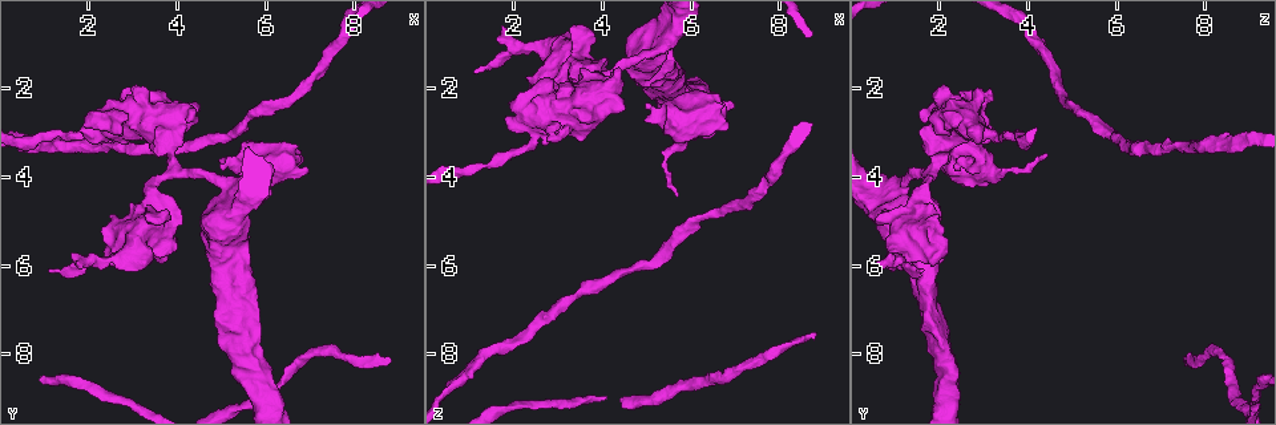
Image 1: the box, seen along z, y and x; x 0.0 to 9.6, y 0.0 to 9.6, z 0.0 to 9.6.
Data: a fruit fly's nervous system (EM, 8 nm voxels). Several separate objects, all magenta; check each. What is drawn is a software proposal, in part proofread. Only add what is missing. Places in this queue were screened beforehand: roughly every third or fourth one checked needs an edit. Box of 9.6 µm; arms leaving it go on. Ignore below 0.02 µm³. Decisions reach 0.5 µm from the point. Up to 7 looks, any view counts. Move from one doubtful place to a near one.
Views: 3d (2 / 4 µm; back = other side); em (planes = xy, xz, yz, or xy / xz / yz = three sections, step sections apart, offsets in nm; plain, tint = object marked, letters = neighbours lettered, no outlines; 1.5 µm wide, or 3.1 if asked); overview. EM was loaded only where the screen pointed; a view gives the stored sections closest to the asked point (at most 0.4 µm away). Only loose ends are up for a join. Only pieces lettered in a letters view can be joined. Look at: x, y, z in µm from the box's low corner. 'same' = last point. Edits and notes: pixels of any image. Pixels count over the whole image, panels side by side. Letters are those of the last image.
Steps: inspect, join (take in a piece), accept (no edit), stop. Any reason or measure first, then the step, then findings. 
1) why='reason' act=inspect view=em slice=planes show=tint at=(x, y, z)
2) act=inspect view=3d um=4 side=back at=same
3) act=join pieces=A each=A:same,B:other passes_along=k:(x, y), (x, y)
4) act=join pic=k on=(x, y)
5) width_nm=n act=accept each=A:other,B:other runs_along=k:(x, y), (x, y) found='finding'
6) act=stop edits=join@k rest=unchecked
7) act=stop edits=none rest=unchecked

act=inspect view=em slice=planes show=letters at=(1.75, 5.90, 0.65)

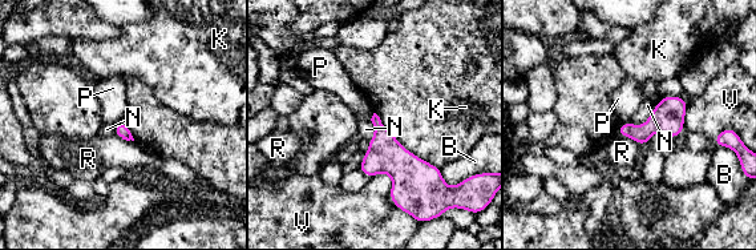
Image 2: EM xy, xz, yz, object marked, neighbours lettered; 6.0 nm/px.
act=accept each=B:other,K:other,N:other,P:other,R:other,V:other border=2:(657, 105), (642, 124), (630, 121) found='no lettered piece goes on from it'

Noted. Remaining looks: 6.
why='an open end' act=inspect view=3d um=4 side=back at=(6.90, 3.70, 2.30)

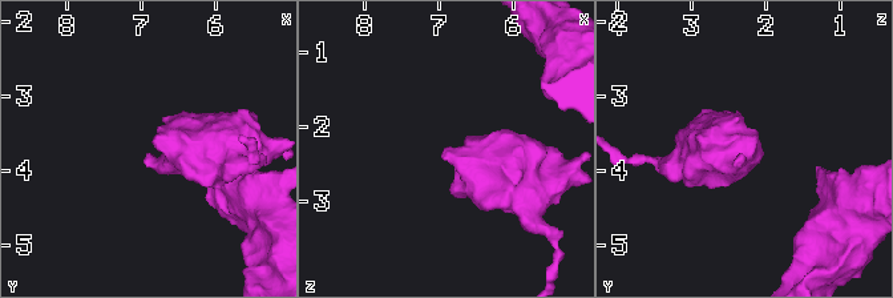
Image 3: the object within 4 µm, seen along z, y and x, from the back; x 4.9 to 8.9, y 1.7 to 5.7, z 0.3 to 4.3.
act=inspect view=em slice=planes show=letters at=(6.95, 3.75, 2.35)

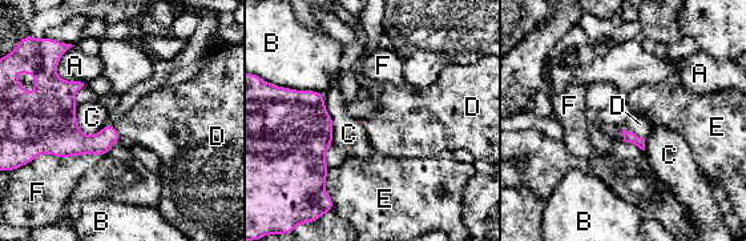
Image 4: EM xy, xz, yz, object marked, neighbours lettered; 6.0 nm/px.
act=join pieces=D each=A:other,B:other,C:other,D:same,E:other,F:other passes_along=4:(630, 137), (632, 132), (640, 124) found='it goes on there'

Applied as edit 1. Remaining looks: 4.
act=inspect view=overview

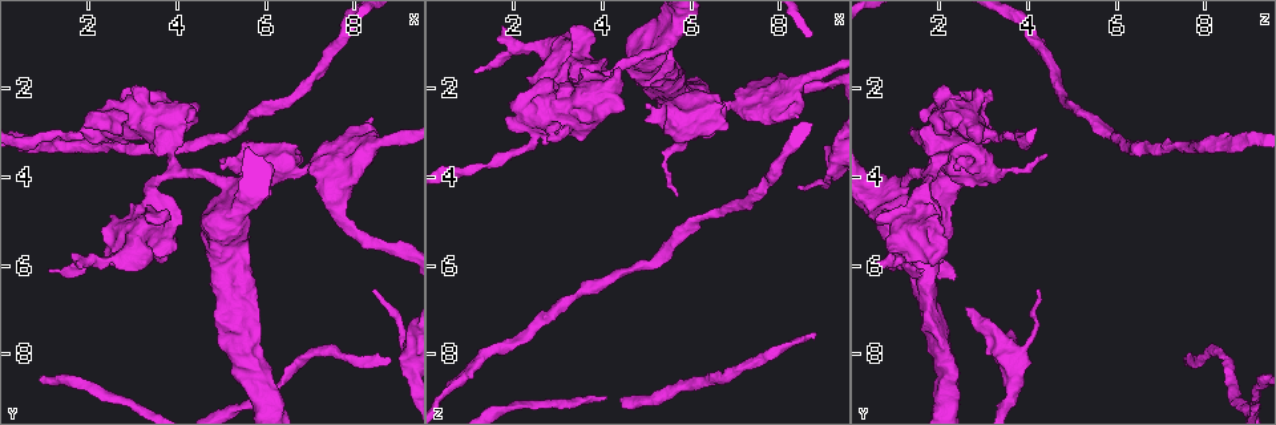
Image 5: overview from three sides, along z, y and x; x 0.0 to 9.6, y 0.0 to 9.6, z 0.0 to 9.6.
why='thin end' act=inspect view=3d um=4 side=back at=(8.85, 8.10, 7.55)

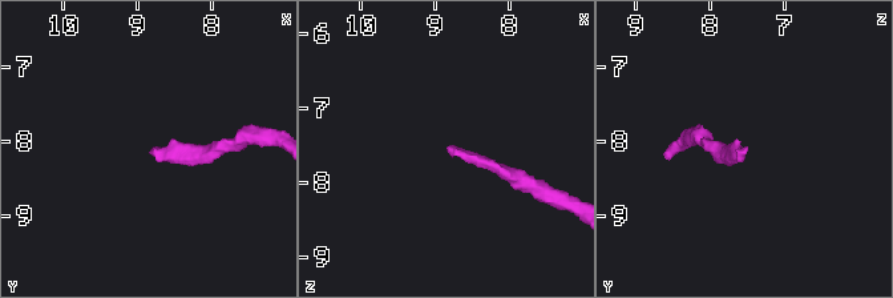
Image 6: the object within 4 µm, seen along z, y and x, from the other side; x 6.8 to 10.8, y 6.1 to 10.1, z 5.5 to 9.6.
act=inspect view=em um=3.1 slice=yz step=16 show=tint at=(8.80, 8.10, 7.50)

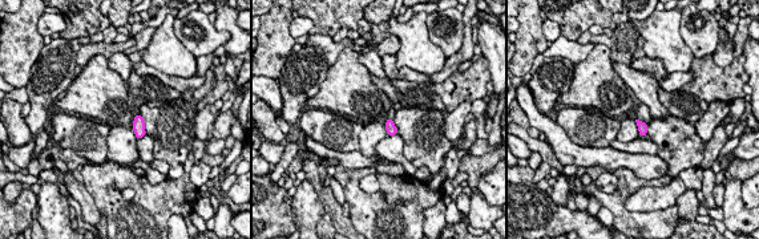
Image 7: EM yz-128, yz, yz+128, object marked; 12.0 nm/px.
why='another direction' act=inspect view=em um=3.1 slice=planes show=letters at=same

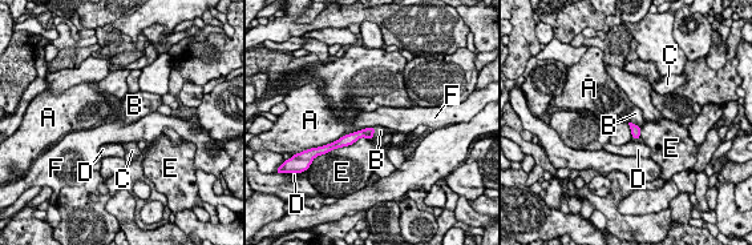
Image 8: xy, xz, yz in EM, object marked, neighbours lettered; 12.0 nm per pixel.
width_nm=130 act=join pieces=B each=A:other,B:same,C:other,D:other,E:other,F:other passes_along=8:(368, 132), (374, 132), (380, 131) found='it goes on there'

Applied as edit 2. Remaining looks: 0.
act=stop edits=join@4,join@8 rest=unchecked

